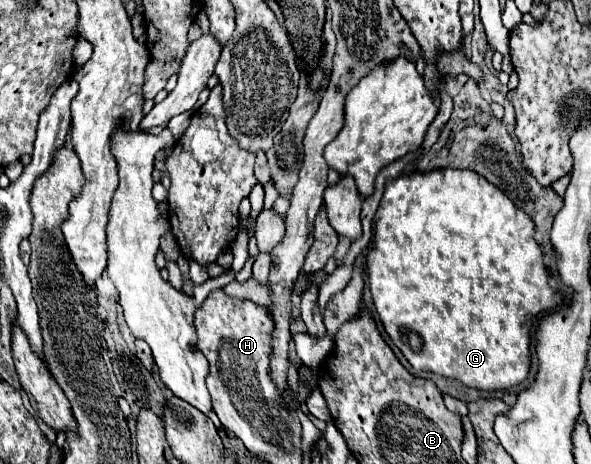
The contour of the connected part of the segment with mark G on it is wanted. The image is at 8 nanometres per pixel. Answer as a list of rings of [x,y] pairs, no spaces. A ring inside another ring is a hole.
[[[435,170],[435,172],[411,172],[401,174],[395,180],[385,184],[385,194],[381,198],[375,222],[375,248],[367,256],[367,274],[369,274],[369,290],[373,294],[375,308],[385,326],[385,332],[393,340],[393,344],[403,352],[413,370],[429,370],[441,374],[445,378],[455,378],[469,388],[477,390],[509,390],[521,384],[529,376],[531,366],[531,328],[535,318],[543,312],[561,304],[561,294],[549,286],[549,272],[543,264],[543,250],[539,242],[533,238],[535,222],[519,210],[499,188],[491,182],[483,180],[483,176],[471,170]]]

